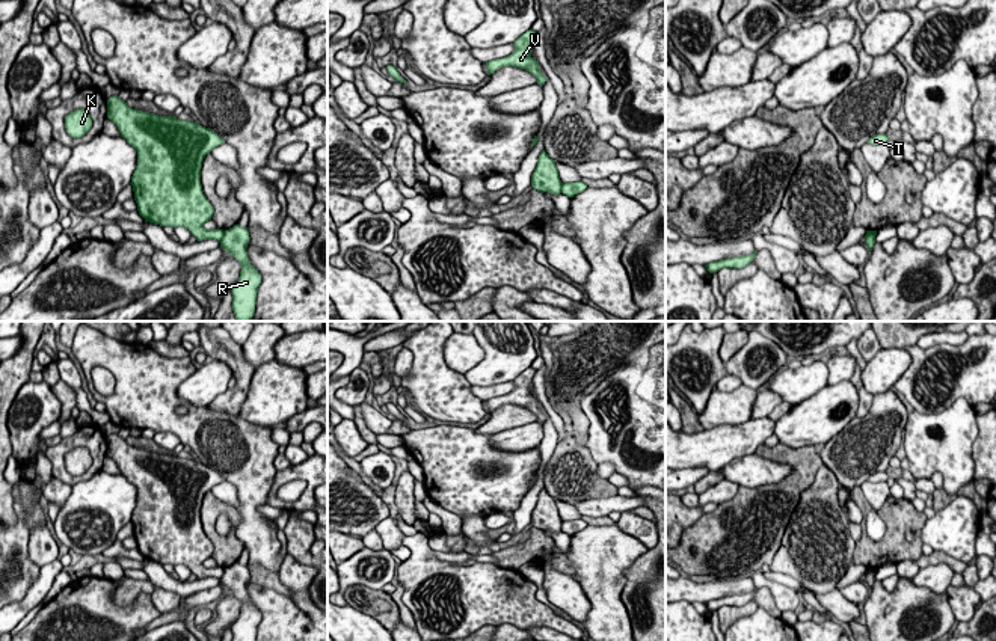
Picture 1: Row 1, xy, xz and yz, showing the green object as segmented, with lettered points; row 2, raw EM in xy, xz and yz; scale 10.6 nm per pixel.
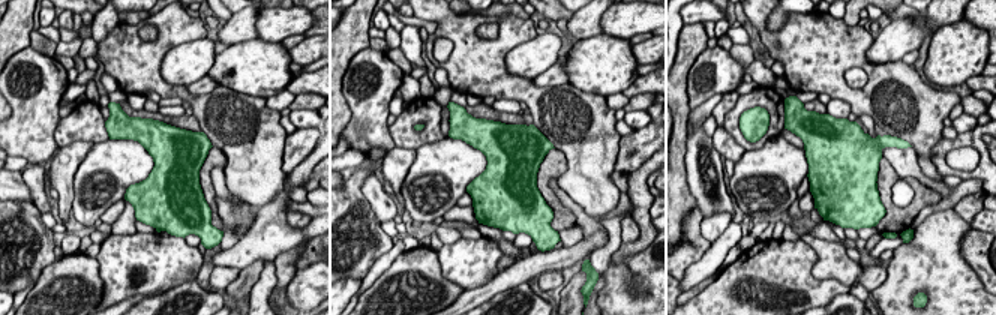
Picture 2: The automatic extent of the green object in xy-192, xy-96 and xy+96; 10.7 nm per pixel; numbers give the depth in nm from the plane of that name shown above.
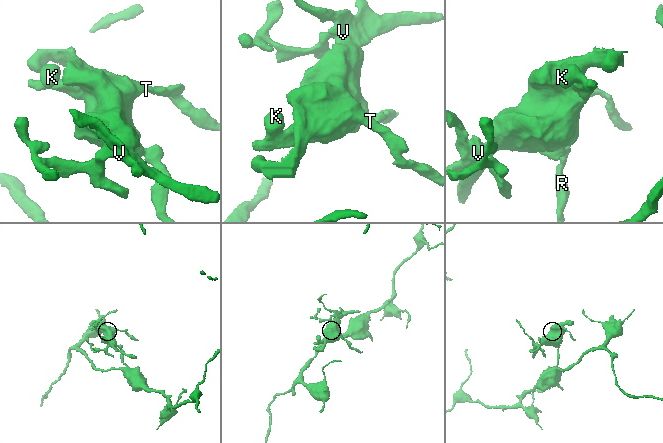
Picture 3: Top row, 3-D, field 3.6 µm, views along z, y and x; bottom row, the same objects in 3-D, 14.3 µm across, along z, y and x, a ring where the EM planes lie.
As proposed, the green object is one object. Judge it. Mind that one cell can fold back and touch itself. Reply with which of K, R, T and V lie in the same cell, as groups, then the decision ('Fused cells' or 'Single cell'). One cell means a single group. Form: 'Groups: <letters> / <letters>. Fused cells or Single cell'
Groups: K T V / R. Fused cells

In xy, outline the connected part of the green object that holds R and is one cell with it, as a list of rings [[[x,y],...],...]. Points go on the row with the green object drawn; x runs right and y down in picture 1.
[[[240,225],[225,229],[220,247],[231,253],[240,264],[241,271],[237,284],[231,287],[232,311],[238,321],[251,321],[255,314],[257,293],[261,274],[247,258],[249,231]]]

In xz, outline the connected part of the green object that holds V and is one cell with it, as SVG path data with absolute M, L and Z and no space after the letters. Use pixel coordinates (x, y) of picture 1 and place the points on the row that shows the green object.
M527 30L516 41L513 41L515 51L510 56L486 62L487 75L493 74L503 66L515 66L533 74L537 78L537 84L545 84L546 77L540 72L539 62L531 56L534 36L534 30Z

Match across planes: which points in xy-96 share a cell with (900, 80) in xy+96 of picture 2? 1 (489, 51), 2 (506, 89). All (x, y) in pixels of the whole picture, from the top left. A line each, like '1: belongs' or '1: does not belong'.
1: belongs
2: belongs

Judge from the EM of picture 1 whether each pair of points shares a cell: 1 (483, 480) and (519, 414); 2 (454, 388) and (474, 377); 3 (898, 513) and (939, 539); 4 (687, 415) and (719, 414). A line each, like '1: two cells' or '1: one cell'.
1: two cells
2: two cells
3: two cells
4: two cells

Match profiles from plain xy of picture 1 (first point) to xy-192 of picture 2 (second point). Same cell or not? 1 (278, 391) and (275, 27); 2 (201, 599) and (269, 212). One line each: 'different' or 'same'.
1: different
2: same

